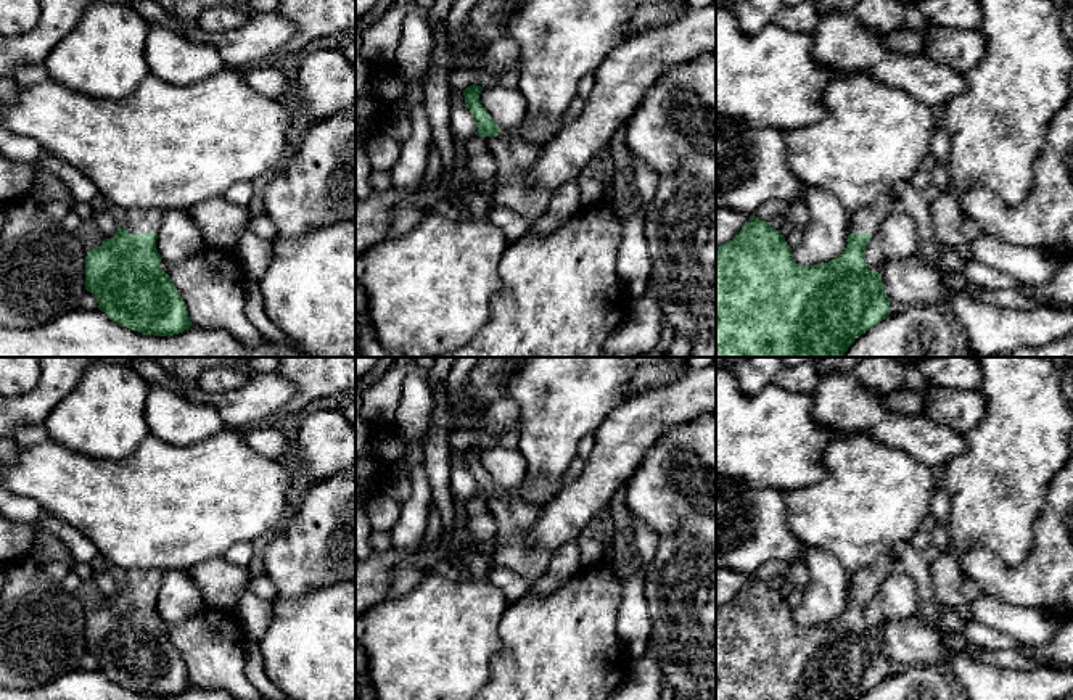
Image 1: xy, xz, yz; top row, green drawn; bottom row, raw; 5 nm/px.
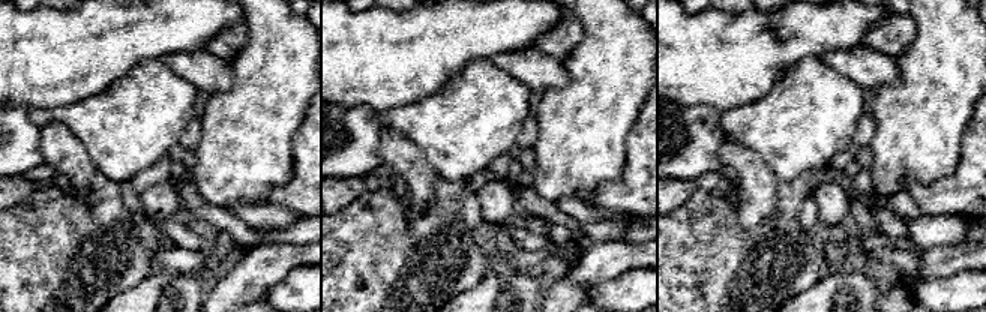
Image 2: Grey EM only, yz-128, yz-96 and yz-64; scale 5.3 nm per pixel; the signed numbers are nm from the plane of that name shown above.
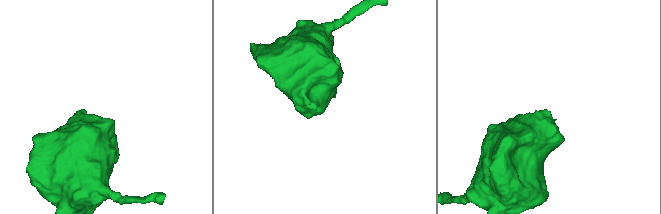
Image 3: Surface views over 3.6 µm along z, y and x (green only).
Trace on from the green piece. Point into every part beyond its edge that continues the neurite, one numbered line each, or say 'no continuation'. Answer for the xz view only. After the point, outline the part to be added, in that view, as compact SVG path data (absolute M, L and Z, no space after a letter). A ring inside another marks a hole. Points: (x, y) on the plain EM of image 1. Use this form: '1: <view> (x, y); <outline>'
1: xz (513, 518); M504 489L497 497L484 497L497 521L499 549L491 563L528 583L539 579L549 568L552 550L524 542L524 534L536 525L541 510L528 502L507 500Z

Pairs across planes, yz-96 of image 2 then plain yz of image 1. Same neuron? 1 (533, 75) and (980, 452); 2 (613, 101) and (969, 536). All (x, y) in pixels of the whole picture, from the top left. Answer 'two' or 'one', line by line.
1: two
2: one

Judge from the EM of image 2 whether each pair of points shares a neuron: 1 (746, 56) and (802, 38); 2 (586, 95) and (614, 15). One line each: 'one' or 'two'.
1: one
2: one

